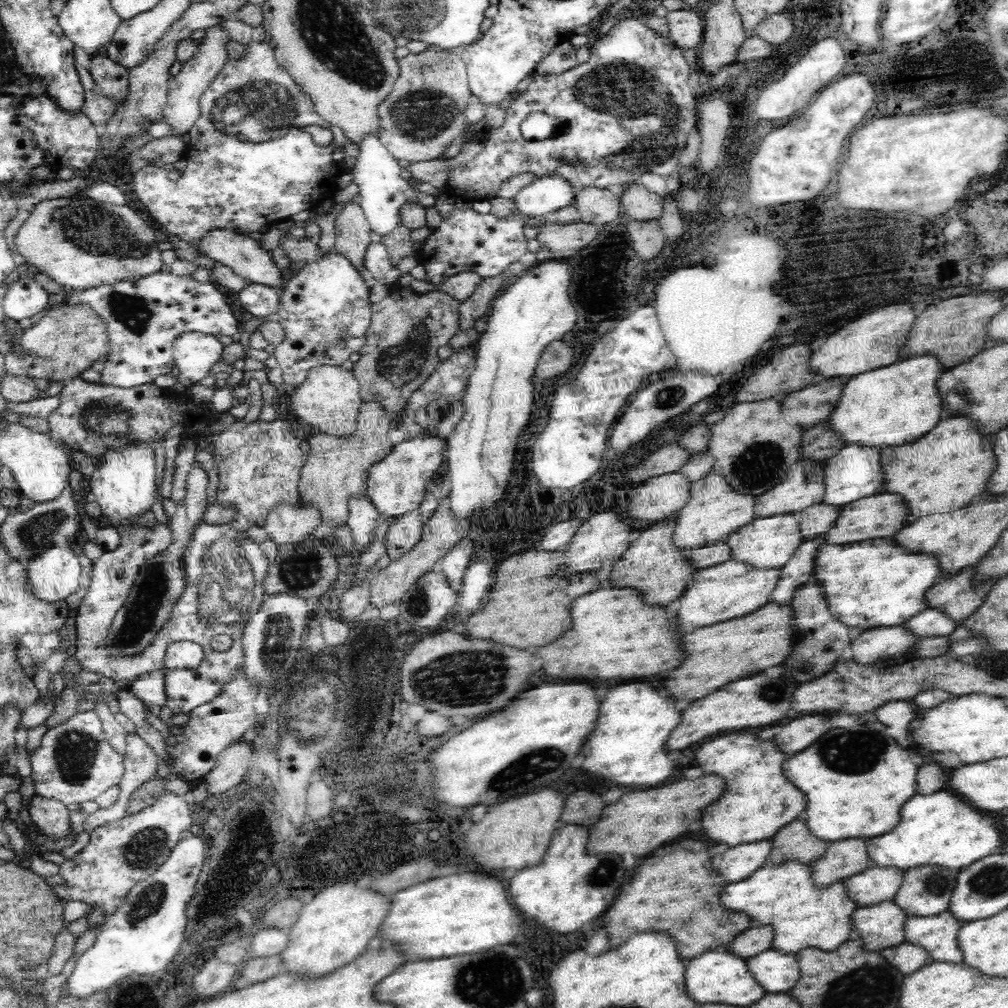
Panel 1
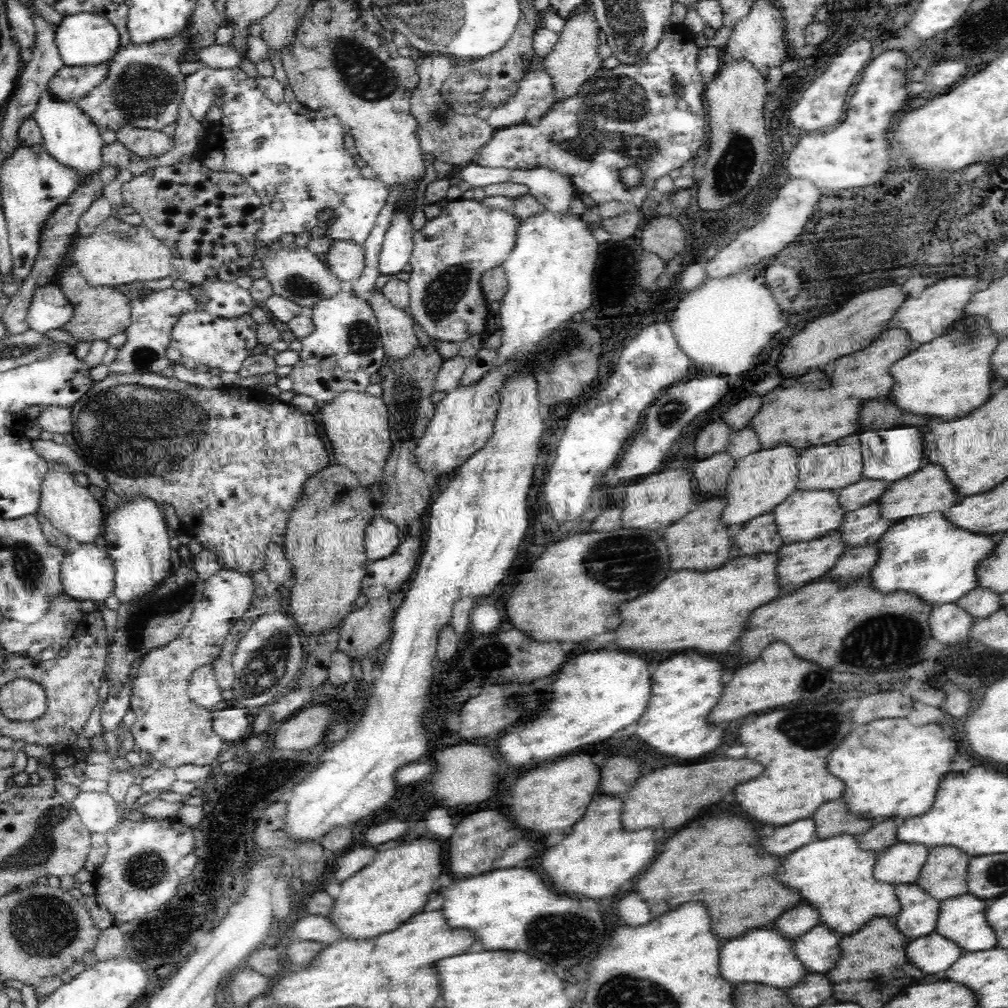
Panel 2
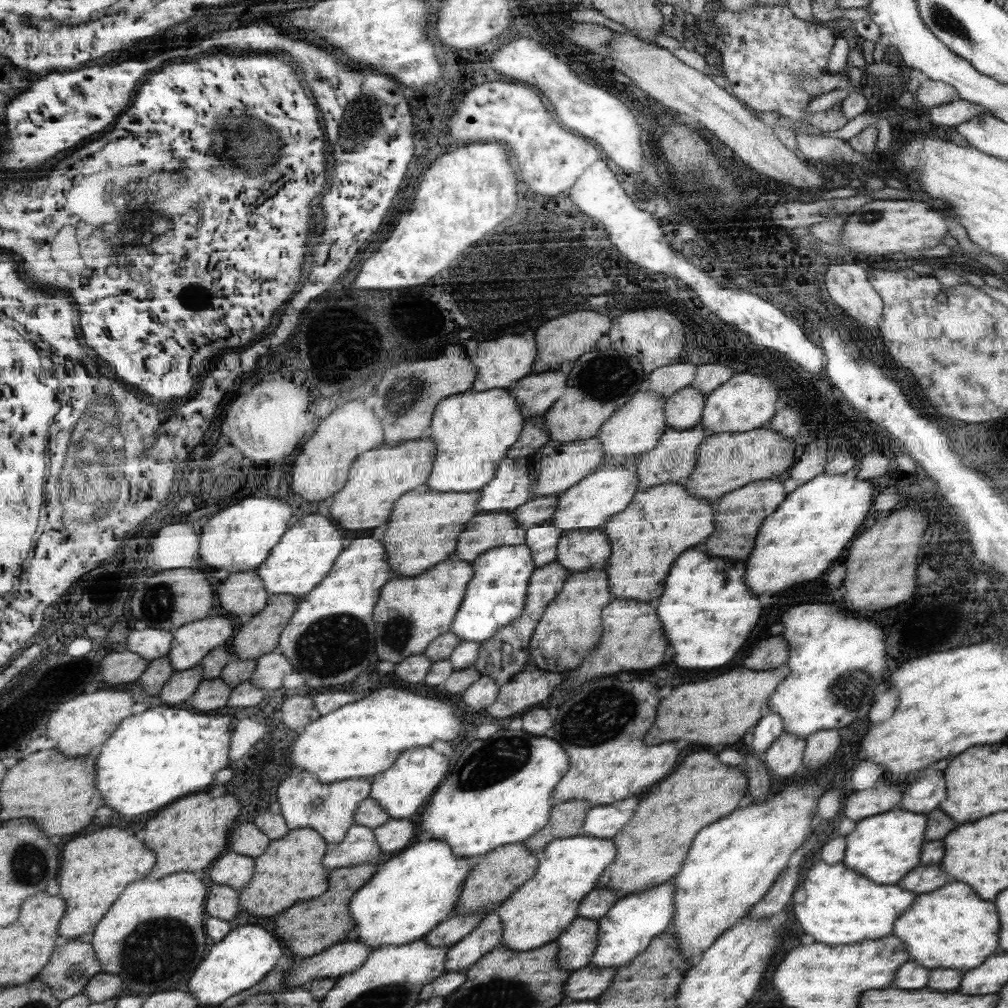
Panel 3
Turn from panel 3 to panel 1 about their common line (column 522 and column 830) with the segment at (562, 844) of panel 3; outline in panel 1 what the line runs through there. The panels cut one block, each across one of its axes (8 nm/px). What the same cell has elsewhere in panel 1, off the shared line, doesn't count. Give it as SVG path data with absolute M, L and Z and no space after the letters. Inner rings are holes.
M786 861L780 865L768 865L755 870L748 878L730 883L719 900L723 908L744 913L753 926L772 926L772 949L782 953L794 953L806 947L824 951L836 950L840 944L852 938L850 918L860 906L848 897L844 880L825 888L818 888L810 878L811 862Z

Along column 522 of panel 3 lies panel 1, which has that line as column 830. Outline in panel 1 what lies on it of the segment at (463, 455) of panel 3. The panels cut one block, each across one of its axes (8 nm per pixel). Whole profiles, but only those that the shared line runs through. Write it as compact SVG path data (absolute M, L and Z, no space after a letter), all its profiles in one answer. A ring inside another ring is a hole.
M924 355L902 358L888 366L849 377L825 421L827 428L846 444L858 443L880 450L916 442L943 418L937 384L945 370L938 364L938 357Z

